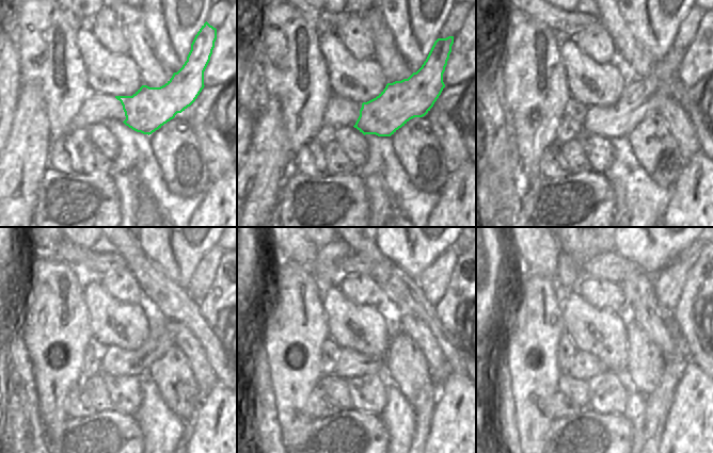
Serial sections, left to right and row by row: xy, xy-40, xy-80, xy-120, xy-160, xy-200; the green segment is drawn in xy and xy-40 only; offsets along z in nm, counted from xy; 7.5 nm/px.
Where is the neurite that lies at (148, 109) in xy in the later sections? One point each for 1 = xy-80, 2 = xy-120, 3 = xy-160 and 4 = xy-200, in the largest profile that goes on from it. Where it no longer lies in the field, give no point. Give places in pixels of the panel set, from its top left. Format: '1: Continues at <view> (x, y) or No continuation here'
1: Continues at xy-80 (638, 99)
2: Continues at xy-120 (116, 361)
3: Continues at xy-160 (351, 363)
4: Continues at xy-200 (585, 366)

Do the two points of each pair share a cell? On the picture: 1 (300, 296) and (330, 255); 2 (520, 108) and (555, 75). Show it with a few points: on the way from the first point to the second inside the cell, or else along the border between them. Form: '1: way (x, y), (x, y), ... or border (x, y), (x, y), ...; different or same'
1: border (312, 267), (312, 275), (315, 279); different
2: way (533, 99), (547, 99), (551, 87); same

